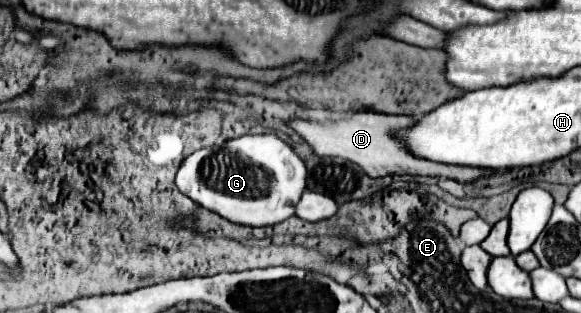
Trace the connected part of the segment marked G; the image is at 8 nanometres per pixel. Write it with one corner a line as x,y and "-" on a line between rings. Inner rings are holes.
247,134
223,146
201,148
179,166
175,184
199,206
245,226
273,226
293,214
307,222
319,222
337,212
333,198
305,190
307,170
303,160
275,134

